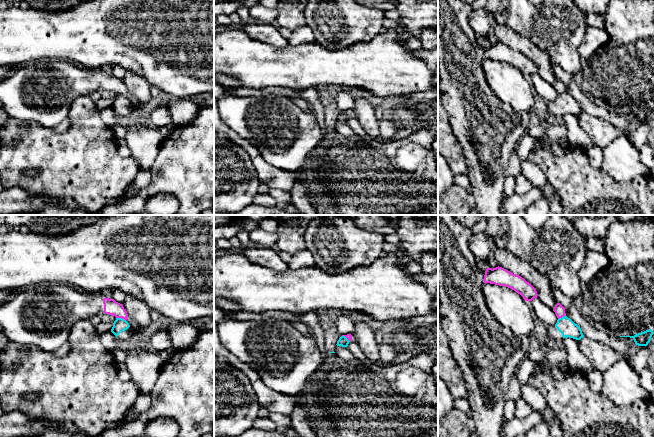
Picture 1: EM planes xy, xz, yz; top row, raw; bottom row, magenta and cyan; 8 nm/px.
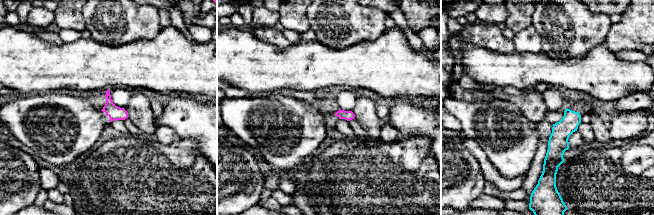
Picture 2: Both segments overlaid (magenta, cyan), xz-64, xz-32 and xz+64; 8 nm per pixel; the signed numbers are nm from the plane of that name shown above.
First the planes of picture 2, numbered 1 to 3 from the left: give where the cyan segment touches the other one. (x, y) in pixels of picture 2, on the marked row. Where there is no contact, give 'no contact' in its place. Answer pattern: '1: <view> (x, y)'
1: no contact
2: no contact
3: no contact

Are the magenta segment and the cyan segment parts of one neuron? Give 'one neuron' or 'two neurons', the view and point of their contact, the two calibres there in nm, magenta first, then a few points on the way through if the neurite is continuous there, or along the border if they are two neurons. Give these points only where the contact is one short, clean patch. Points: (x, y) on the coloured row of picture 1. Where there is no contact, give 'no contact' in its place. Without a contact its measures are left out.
one neuron | xy (121, 317) | 120/110 nm | across xy (111, 307), (121, 317), (119, 325)

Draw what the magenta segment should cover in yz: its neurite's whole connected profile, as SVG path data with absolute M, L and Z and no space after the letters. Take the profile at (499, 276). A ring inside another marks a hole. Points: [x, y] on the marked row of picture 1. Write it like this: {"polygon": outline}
{"polygon": "M499 266L493 269L487 267L484 275L484 283L511 288L526 301L532 301L538 296L536 289L524 278Z"}

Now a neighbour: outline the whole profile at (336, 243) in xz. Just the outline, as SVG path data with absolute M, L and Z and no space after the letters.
M348 216L312 220L304 241L316 266L330 274L368 266L383 255L384 236L357 227Z

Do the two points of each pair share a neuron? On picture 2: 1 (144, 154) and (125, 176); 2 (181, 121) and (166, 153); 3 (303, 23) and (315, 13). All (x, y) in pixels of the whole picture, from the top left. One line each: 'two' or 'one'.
1: one
2: two
3: two

